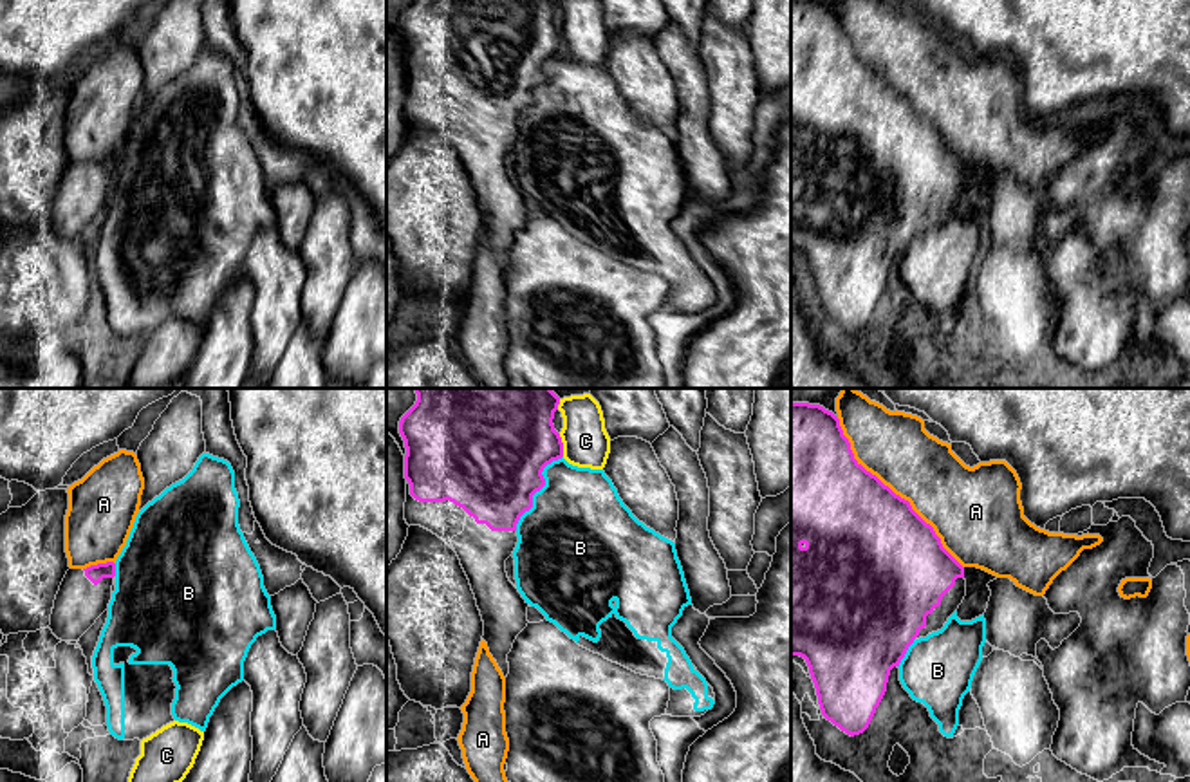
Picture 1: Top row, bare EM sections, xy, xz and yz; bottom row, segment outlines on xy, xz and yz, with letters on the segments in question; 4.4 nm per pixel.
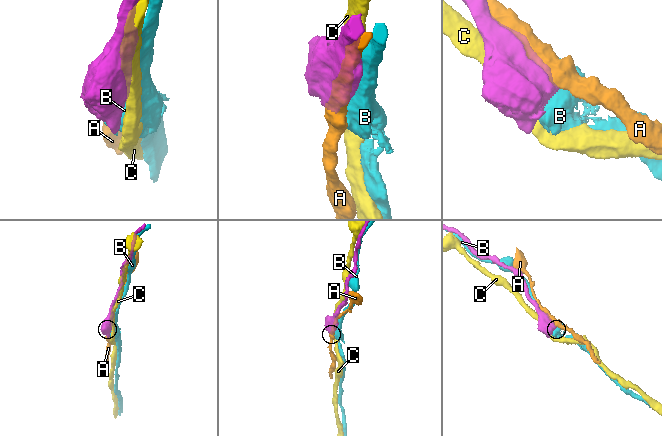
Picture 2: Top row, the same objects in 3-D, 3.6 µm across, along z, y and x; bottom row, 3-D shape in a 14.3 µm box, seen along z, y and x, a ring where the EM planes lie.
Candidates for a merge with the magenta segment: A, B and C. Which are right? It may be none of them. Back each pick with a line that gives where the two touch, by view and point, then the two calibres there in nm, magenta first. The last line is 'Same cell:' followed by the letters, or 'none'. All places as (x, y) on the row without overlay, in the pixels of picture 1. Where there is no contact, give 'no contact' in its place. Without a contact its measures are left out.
Same cell: none

